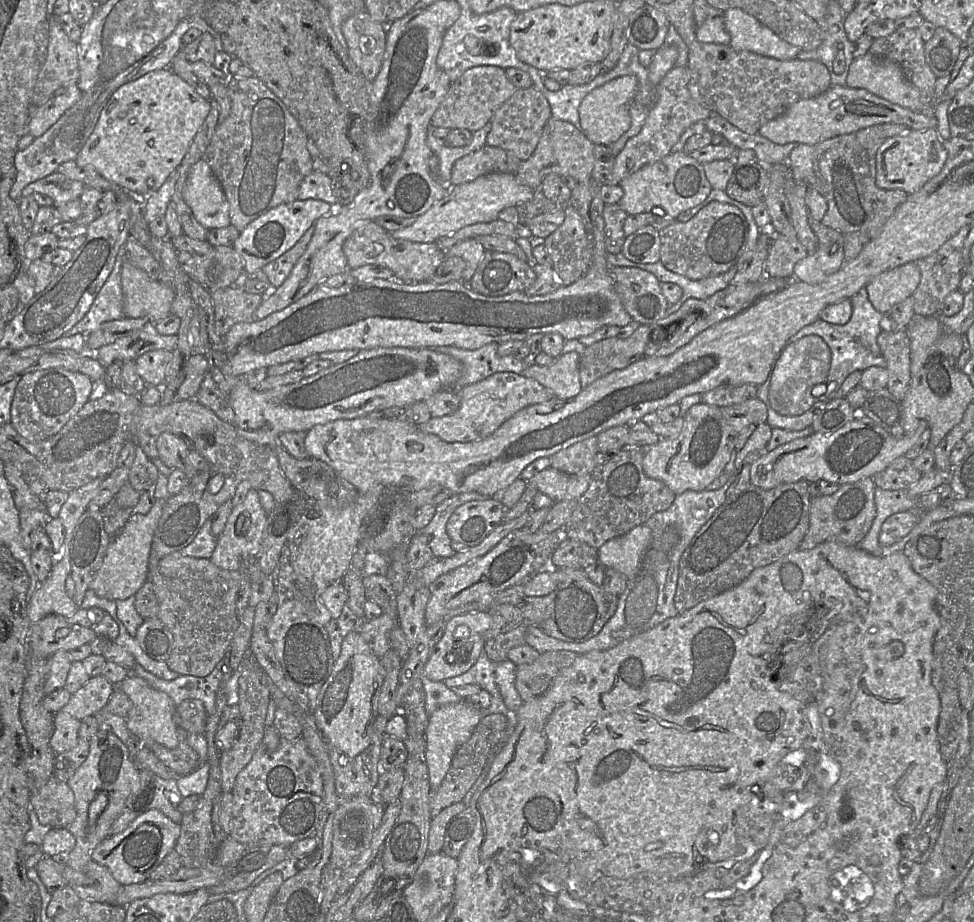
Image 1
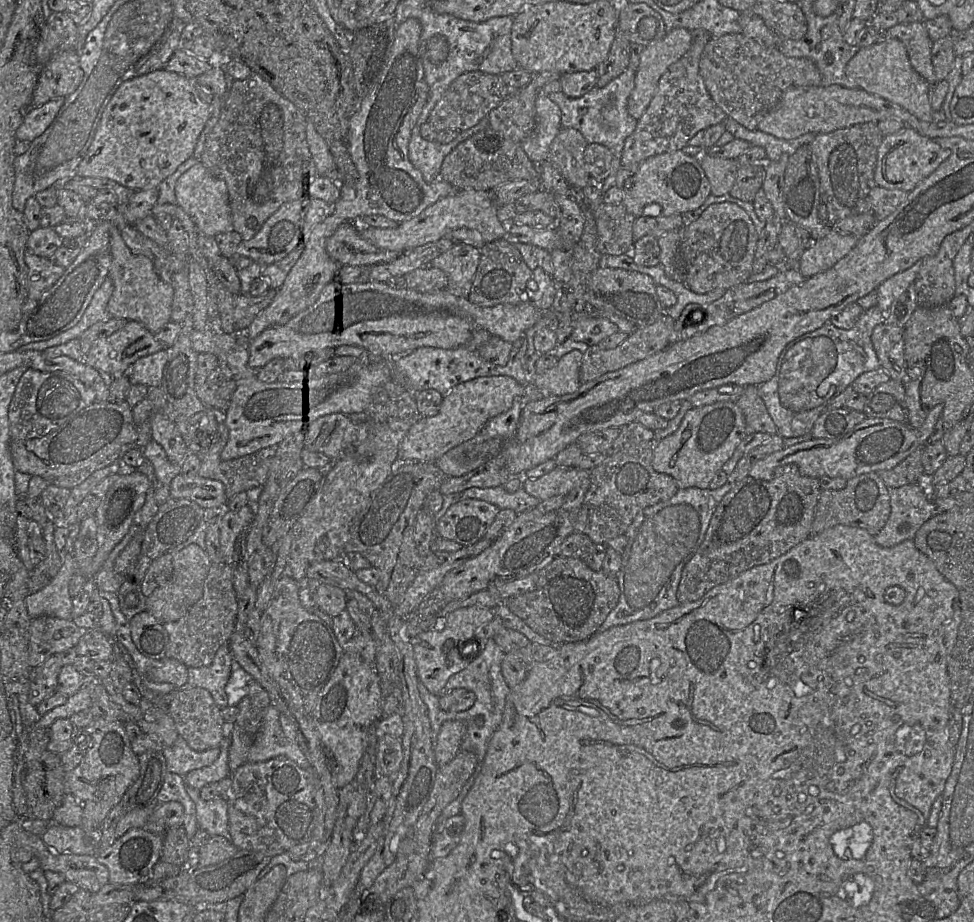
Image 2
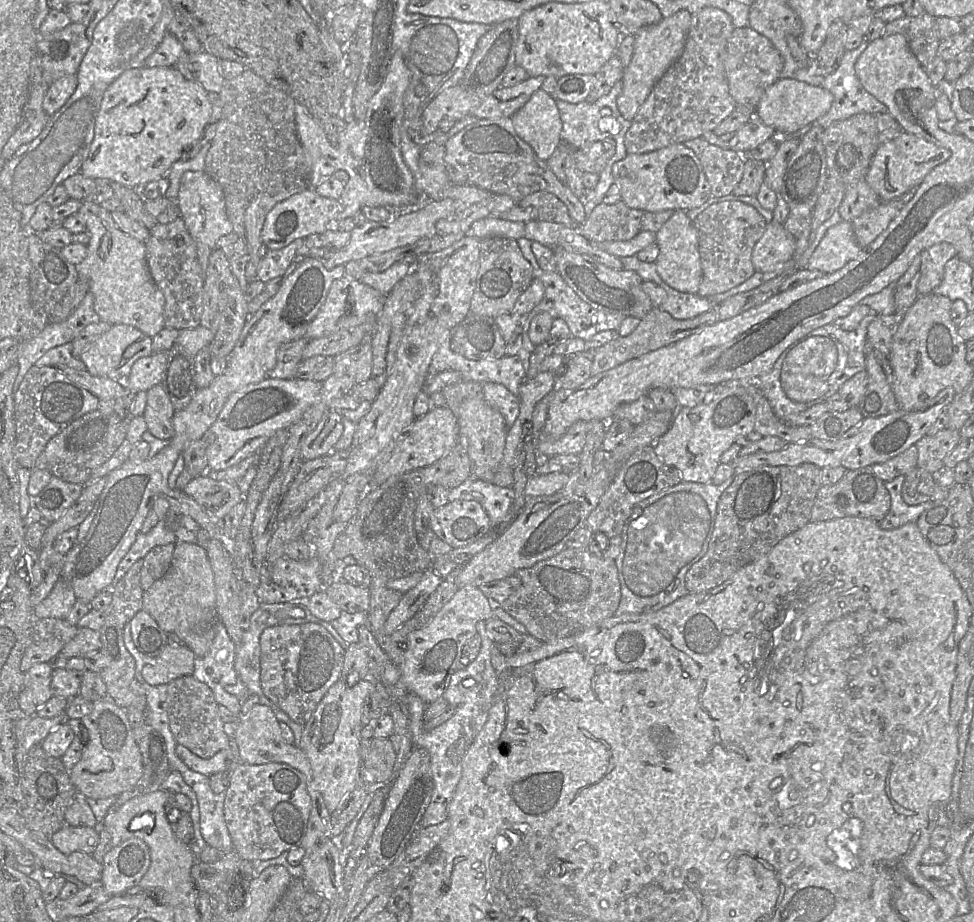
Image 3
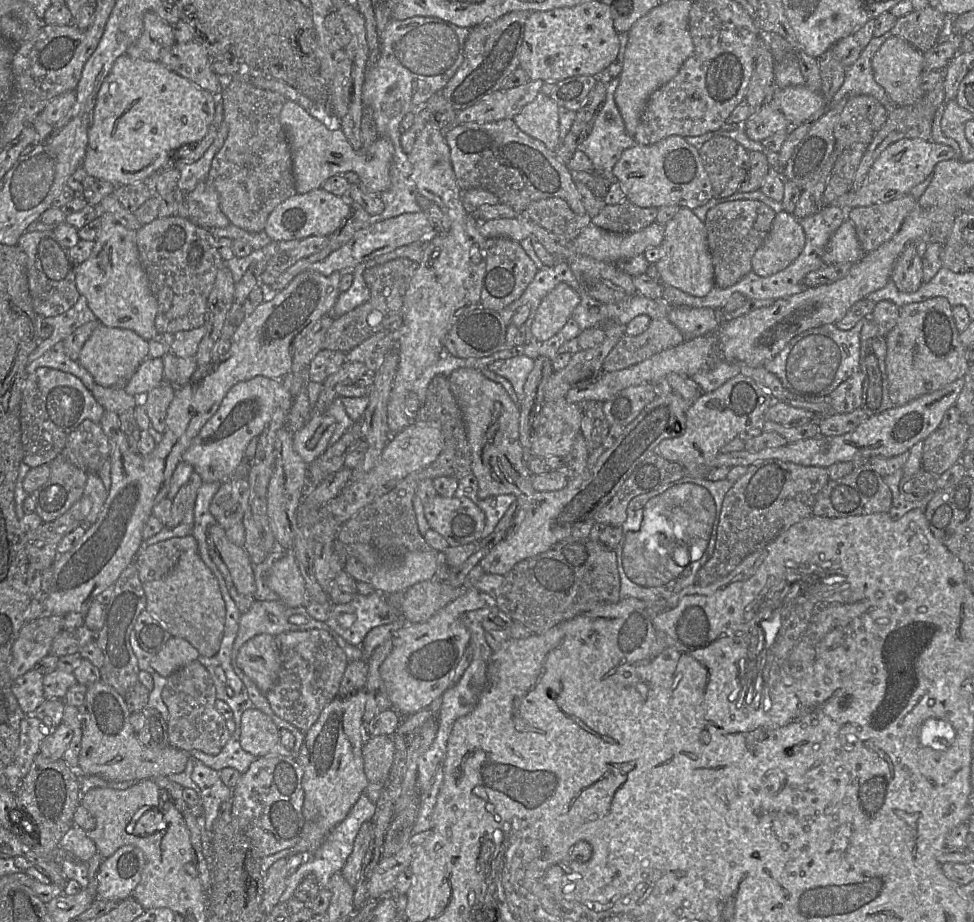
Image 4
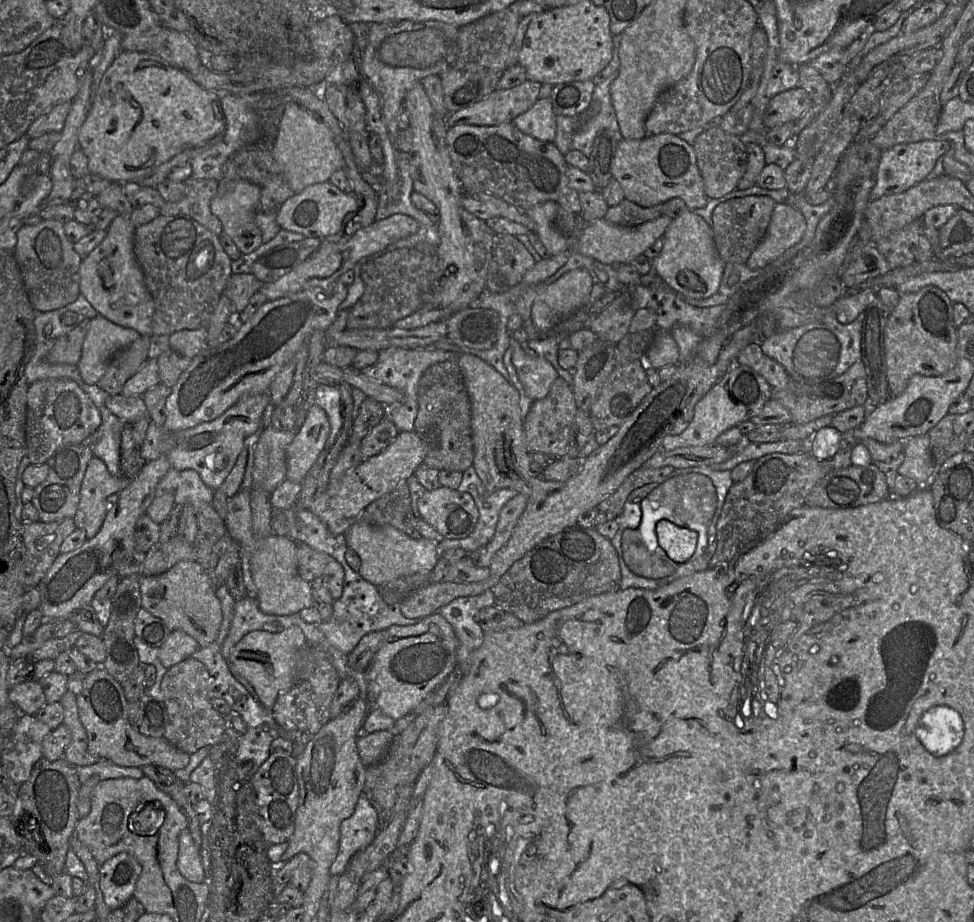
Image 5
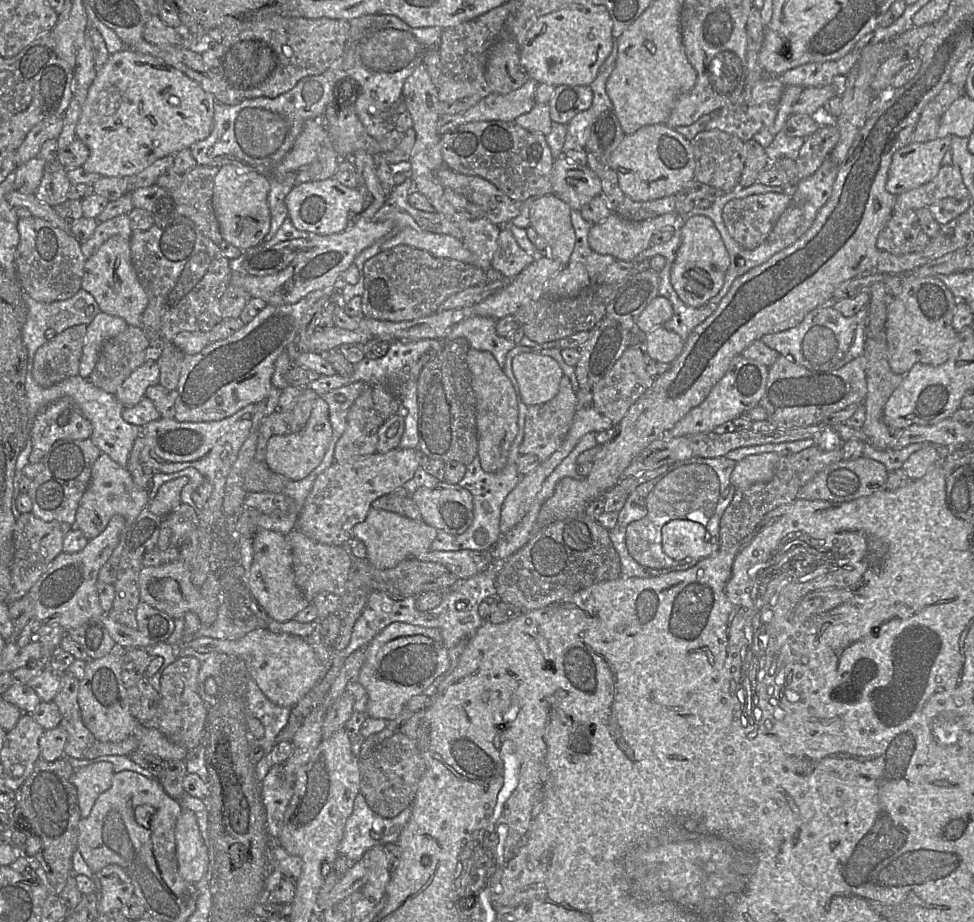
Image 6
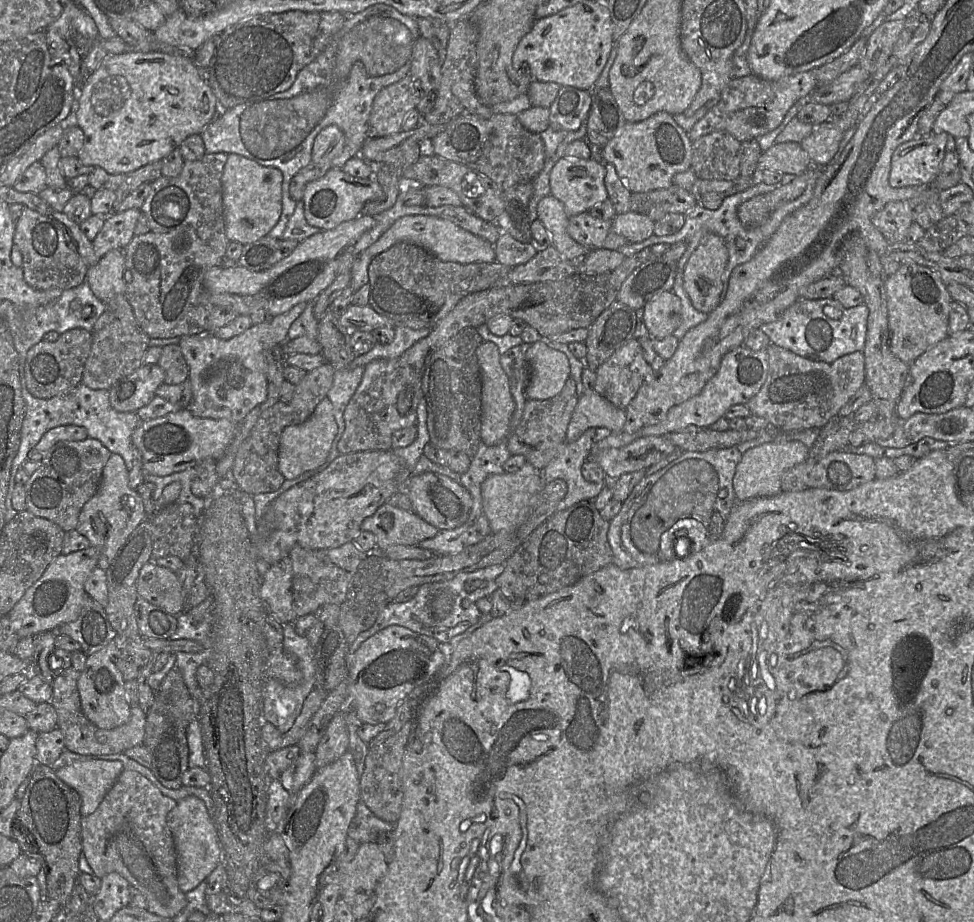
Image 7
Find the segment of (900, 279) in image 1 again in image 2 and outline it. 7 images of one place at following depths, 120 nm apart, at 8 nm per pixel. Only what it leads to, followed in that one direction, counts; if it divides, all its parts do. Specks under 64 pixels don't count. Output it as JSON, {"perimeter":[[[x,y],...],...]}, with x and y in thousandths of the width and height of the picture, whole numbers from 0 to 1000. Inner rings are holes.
{"perimeter":[[[948,282],[941,283],[934,291],[915,299],[900,311],[900,333],[905,337],[911,339],[916,330],[938,307],[947,284]]]}

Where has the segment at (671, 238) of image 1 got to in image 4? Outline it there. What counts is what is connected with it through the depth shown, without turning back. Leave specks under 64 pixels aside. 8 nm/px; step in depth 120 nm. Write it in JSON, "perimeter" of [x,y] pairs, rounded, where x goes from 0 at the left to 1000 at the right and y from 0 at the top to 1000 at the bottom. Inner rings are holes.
{"perimeter":[[[772,216],[745,218],[727,228],[723,243],[735,311],[749,311],[772,294],[772,279],[790,253],[796,233],[793,226]]]}

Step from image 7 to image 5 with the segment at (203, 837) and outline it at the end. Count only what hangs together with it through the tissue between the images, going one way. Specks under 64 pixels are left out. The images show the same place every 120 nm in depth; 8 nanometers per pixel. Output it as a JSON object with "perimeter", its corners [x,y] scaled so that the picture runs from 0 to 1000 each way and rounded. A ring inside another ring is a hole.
{"perimeter":[[[188,900],[185,906],[183,944],[192,954],[199,958],[211,956],[207,936],[205,918],[202,918],[194,900]]]}

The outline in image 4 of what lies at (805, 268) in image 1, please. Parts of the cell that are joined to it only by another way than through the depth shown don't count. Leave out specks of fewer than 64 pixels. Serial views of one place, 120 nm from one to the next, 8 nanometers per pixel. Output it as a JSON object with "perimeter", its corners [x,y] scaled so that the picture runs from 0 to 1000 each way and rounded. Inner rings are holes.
{"perimeter":[[[869,238],[854,255],[845,275],[845,284],[847,287],[867,284],[879,285],[887,275],[877,243]]]}

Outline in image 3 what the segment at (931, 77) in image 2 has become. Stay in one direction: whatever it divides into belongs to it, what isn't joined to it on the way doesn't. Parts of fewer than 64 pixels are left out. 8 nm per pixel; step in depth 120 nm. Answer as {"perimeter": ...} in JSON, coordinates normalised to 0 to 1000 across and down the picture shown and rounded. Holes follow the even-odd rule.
{"perimeter":[[[949,13],[941,18],[927,17],[910,25],[907,40],[927,38],[944,68],[951,74],[959,64],[965,49],[961,18]]]}

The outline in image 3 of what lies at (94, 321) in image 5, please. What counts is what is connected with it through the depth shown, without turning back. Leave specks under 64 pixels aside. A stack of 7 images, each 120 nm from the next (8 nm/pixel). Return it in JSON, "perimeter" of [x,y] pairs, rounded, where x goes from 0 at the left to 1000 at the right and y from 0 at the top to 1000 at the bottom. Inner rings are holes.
{"perimeter":[[[118,351],[113,358],[92,371],[84,382],[82,389],[93,406],[127,414],[139,392],[157,383],[155,366],[134,352]]]}

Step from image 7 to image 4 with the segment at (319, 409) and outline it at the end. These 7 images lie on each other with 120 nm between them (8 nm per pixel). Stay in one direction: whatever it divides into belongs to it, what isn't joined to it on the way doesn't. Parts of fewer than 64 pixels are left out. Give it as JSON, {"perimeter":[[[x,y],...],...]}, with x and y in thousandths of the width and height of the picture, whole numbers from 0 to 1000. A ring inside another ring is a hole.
{"perimeter":[[[322,449],[301,472],[302,487],[314,504],[320,502],[336,488],[344,464],[345,454],[341,450]]]}

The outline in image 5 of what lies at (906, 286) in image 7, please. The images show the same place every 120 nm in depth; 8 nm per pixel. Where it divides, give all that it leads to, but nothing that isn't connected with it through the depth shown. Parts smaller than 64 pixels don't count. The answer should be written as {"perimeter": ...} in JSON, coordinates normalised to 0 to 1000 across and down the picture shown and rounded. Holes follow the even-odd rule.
{"perimeter":[[[954,309],[941,317],[925,319],[921,332],[912,343],[908,361],[910,407],[915,431],[924,428],[939,406],[966,408],[973,405],[983,392],[983,368],[983,356],[978,345],[978,328],[968,315]]]}

